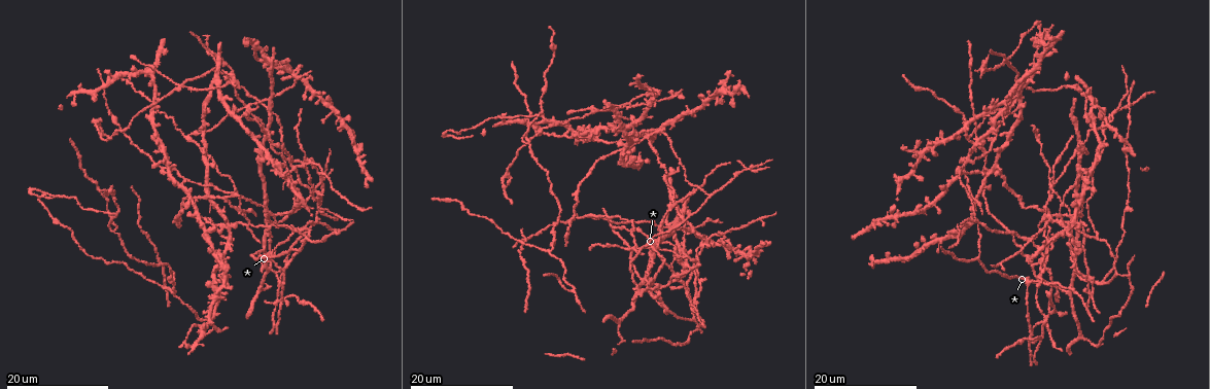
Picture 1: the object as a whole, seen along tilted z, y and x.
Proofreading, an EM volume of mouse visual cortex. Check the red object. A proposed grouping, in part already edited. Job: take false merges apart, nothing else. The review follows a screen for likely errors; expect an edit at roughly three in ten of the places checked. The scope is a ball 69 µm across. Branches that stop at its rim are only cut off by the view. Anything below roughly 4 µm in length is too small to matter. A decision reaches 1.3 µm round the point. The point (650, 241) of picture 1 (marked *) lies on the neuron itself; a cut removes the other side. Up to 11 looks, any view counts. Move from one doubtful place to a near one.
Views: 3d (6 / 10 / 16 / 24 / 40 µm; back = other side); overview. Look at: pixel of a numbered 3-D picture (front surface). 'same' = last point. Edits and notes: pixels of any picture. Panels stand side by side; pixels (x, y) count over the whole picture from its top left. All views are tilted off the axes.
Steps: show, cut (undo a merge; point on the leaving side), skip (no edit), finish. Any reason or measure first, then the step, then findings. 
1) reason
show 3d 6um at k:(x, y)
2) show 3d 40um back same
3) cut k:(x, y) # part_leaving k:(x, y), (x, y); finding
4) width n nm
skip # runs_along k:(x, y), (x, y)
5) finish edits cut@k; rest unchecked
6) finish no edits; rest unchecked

arms part here
show 3d 24um at 1:(688, 282)

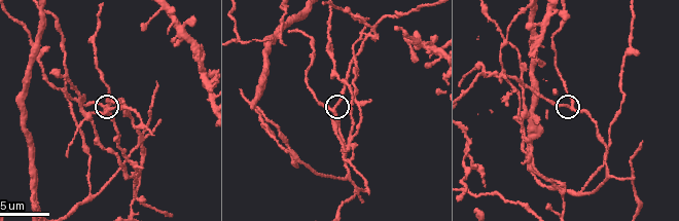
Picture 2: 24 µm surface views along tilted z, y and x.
show 3d 10um at 2:(332, 108)

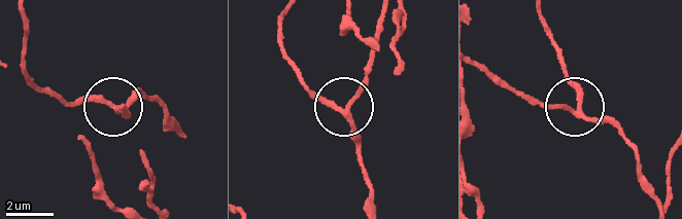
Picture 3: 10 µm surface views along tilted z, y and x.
arms 3
skip # runs_along 3:(375, 205), (355, 131), (292, 66); one neuron here

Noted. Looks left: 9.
three arms meet
show 3d 16um at 1:(275, 273)

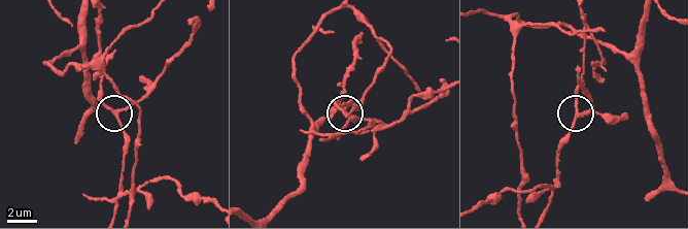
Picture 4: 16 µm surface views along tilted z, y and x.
show 3d 10um at 4:(115, 113)

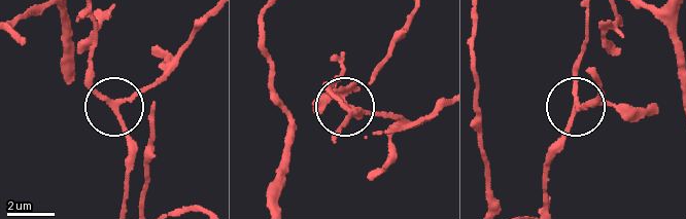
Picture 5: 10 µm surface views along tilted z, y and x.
cut 5:(149, 87) # part_leaving 5:(118, 103), (142, 89), (176, 55), (205, 11); a second neuron is stuck on

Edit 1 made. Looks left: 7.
redraw
show overview

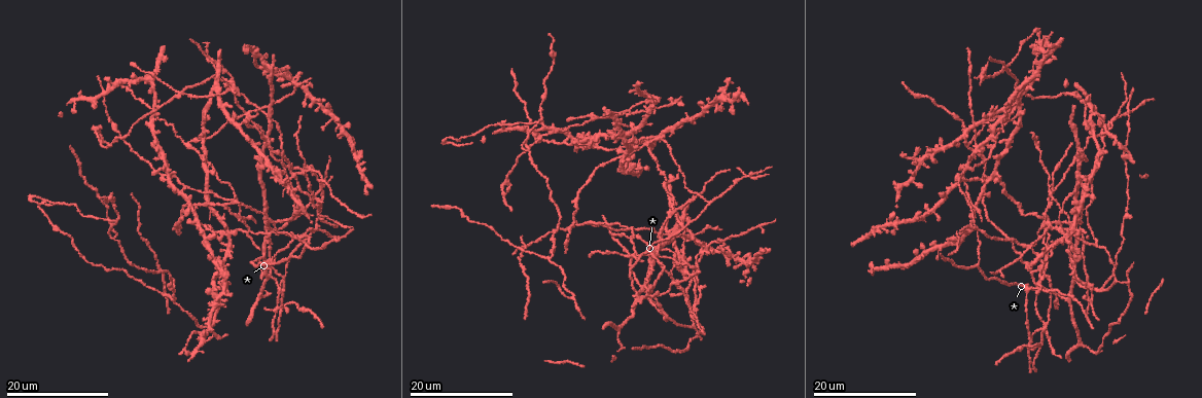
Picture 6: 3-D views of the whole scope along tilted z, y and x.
branch point
show 3d 16um at 6:(171, 298)

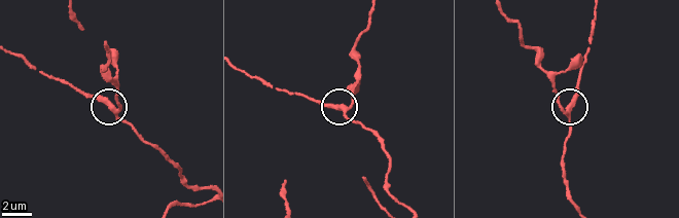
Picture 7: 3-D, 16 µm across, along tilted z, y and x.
show 3d 10um at 7:(567, 111)

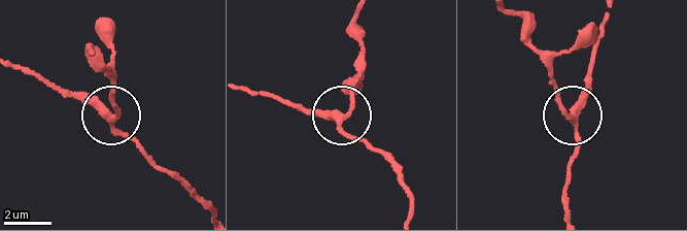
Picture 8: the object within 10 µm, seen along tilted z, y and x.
skip # one neuron here

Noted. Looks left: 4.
sudden change in width
show 3d 6um at 2:(484, 183)

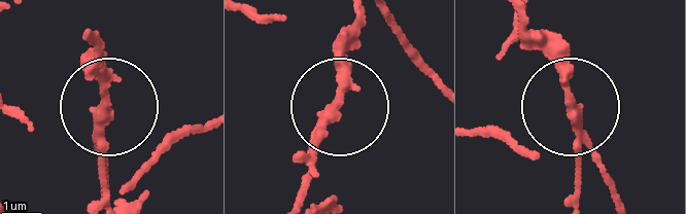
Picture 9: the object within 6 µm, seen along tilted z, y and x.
show 3d 6um back at 9:(574, 113)

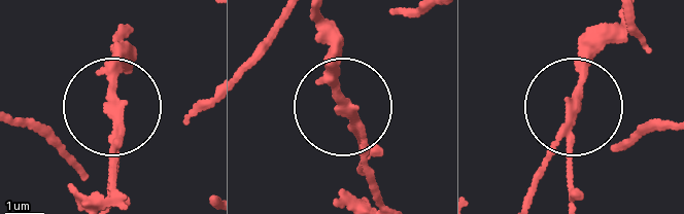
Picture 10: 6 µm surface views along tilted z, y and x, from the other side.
cut 10:(111, 156) # part_leaving 10:(121, 125), (106, 199); a second neuron is stuck on

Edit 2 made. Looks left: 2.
finish edits cut@5, cut@10; rest unchecked

